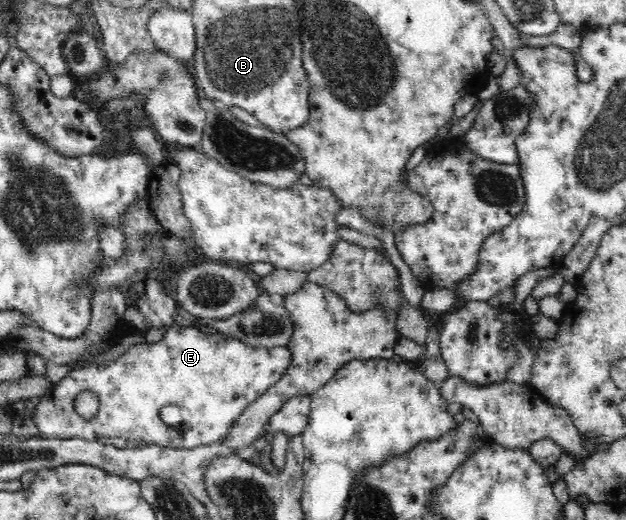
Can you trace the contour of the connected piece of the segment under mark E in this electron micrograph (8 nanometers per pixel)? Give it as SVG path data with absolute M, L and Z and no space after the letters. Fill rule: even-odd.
M177 322L169 326L162 339L156 343L135 344L114 361L71 370L59 383L35 401L36 406L31 418L37 425L37 437L43 439L79 438L93 441L99 437L121 437L129 441L143 441L145 445L193 449L222 440L234 426L234 421L283 377L291 361L292 352L287 347L253 347L219 331ZM85 390L95 392L100 401L97 415L91 421L81 418L73 408L75 397ZM165 405L177 405L181 409L183 414L181 427L171 427L163 423L159 411Z

